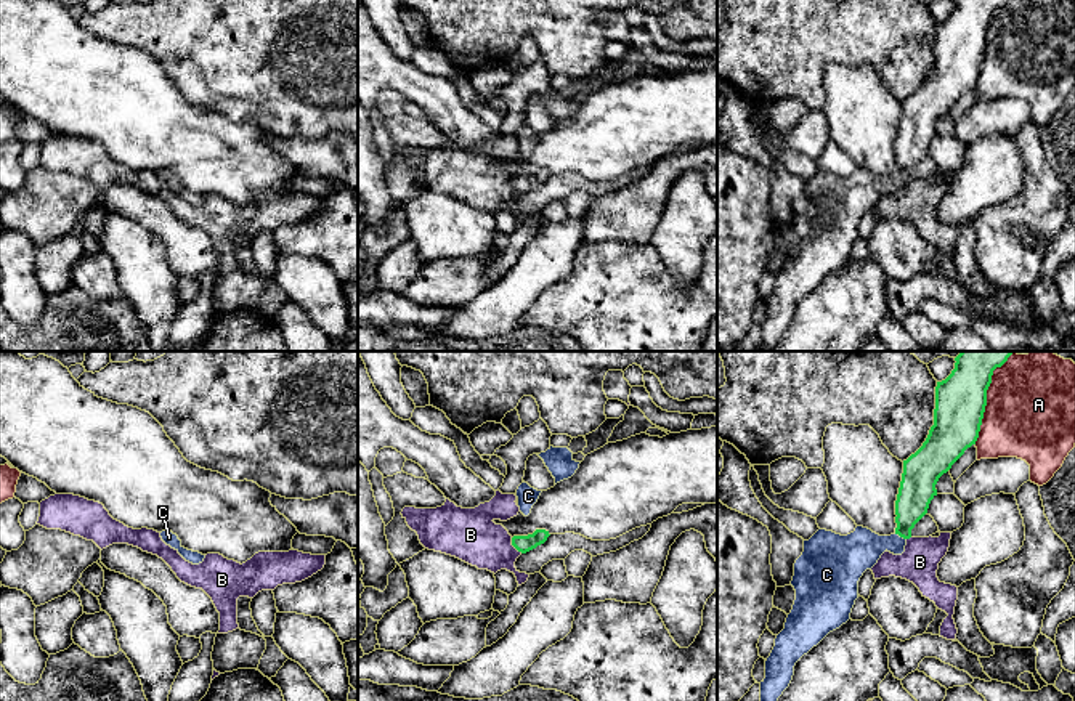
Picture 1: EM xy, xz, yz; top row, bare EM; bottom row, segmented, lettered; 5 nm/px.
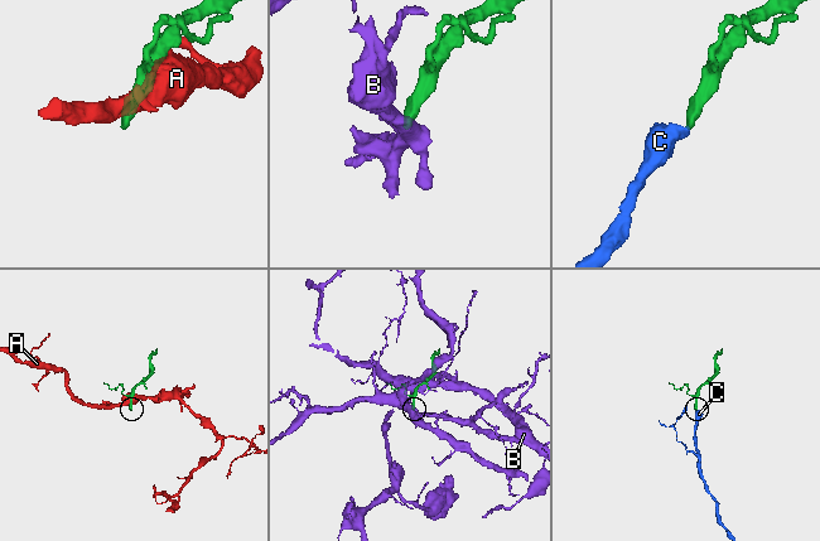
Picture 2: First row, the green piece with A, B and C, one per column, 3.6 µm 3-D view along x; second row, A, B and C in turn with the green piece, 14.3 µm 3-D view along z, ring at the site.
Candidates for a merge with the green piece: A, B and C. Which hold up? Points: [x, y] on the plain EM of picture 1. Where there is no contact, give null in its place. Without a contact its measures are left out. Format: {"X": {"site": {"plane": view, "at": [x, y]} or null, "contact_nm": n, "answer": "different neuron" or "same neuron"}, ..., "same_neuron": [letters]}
{"A": {"site": {"plane": "yz", "at": [985, 40]}, "contact_nm": 460, "answer": "different neuron"}, "B": {"site": {"plane": "xz", "at": [514, 186]}, "contact_nm": 100, "answer": "different neuron"}, "C": {"site": {"plane": "yz", "at": [900, 177]}, "contact_nm": 70, "answer": "same neuron"}, "same_neuron": ["C"]}

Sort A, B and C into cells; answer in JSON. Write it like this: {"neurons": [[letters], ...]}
{"neurons": [["A"], ["B"], ["C"]]}

